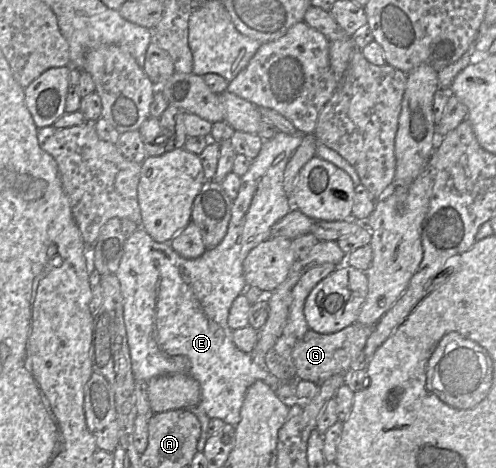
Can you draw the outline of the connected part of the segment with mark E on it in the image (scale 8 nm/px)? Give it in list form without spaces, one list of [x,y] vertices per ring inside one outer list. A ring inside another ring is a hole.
[[[278,132],[272,139],[263,140],[263,145],[257,157],[252,160],[248,171],[241,176],[240,188],[237,197],[233,200],[231,219],[229,222],[228,230],[219,245],[215,248],[206,250],[202,256],[196,259],[185,259],[175,252],[169,243],[158,243],[154,241],[148,233],[139,227],[124,243],[124,251],[120,260],[119,266],[115,275],[120,283],[121,294],[123,298],[123,319],[127,335],[127,343],[129,347],[132,372],[135,380],[140,380],[145,383],[152,378],[172,375],[172,374],[187,374],[194,378],[201,388],[201,401],[199,406],[208,415],[210,419],[221,419],[225,424],[236,426],[241,420],[241,408],[248,388],[256,381],[263,381],[273,389],[278,387],[281,382],[277,380],[262,364],[261,359],[257,359],[253,354],[242,352],[236,347],[233,340],[233,330],[228,325],[228,317],[230,308],[234,300],[247,288],[247,283],[243,273],[243,263],[249,252],[258,246],[260,243],[271,238],[271,228],[284,216],[286,216],[293,208],[290,197],[285,193],[283,180],[285,168],[302,142],[303,134],[286,134]]]

